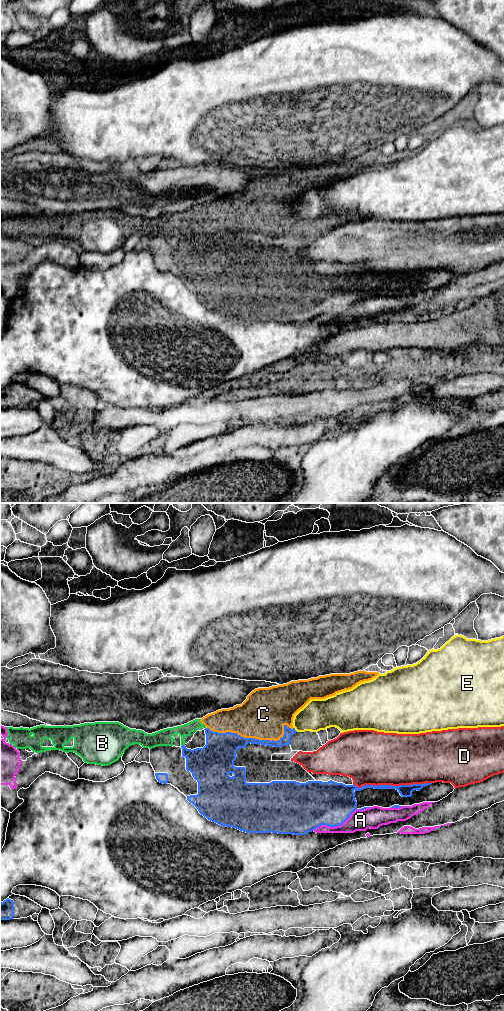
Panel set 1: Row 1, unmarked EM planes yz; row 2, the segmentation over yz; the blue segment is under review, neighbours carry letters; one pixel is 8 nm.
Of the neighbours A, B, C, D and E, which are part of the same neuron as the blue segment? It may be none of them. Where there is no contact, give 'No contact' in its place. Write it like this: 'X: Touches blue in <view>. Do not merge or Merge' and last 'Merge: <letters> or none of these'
A: Touches blue in yz. Do not merge
B: Touches blue in yz. Do not merge
C: Touches blue in yz. Do not merge
D: Touches blue in yz. Do not merge
E: Touches blue in yz. Do not merge
Merge: none of these

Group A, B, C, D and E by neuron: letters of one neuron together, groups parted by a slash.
A / B C / D / E

